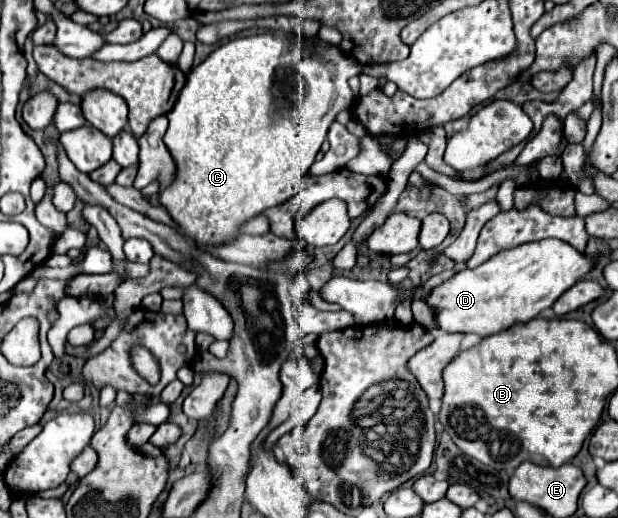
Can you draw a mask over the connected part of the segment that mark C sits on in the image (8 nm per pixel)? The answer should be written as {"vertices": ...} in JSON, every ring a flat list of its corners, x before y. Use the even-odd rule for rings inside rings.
{"vertices":[[266,31,258,33,258,35,242,37,242,39,232,39,224,45,220,45,218,49,214,49,198,67,194,67,190,71,188,81,186,81,184,89,180,91,180,97,178,97,174,109,166,115,170,119,170,127,164,135,164,141,166,141,166,147,170,149,172,157,176,159,178,171,176,171,174,183,160,193,162,207,166,207,168,213,174,215,172,219,180,225,180,229,186,235,192,235,198,243,218,245,218,243,230,241,238,233,238,227,244,221,248,221,254,215,260,215,268,207,274,207,274,205,280,205,284,201,288,201,292,195,296,195,296,185,308,173,310,165,314,163,314,157,320,151,320,145,324,143,324,139,328,135,328,129,334,123,334,117,342,109,348,109,352,105,352,91,350,91,348,79,354,77,354,75,360,75,360,73,362,73,362,65,356,59,350,59,338,45,330,45,326,41,316,43,316,41,302,39,298,35,284,35,284,33],[294,53,300,57,298,63,294,63]]}

